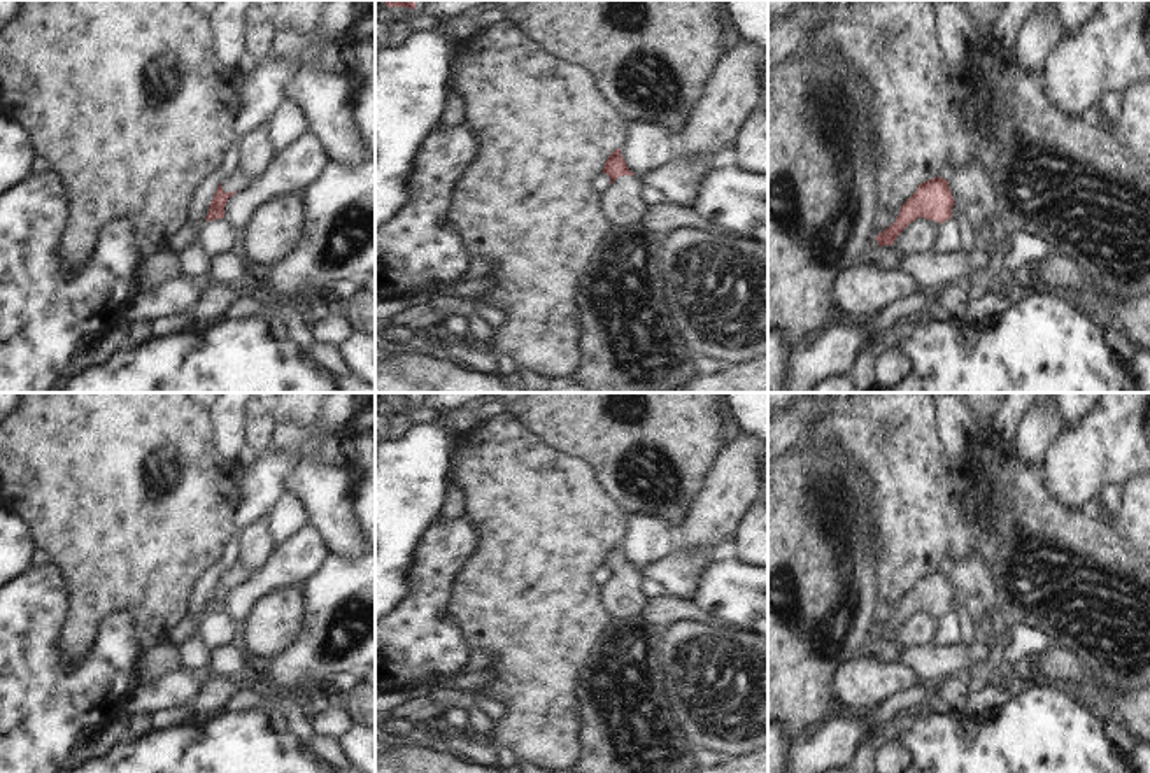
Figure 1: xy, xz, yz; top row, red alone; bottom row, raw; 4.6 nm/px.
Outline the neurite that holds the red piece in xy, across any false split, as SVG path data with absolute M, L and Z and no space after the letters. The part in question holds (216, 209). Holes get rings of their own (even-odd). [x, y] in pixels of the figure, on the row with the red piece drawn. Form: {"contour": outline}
{"contour": "M235 168L231 170L219 184L214 193L214 198L209 205L209 212L205 216L205 221L223 219L224 217L224 205L230 196L233 196L238 189L249 186L251 177Z"}

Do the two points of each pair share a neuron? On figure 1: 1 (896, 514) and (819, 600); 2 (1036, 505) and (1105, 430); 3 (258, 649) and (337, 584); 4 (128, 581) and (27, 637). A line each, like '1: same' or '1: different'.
1: different
2: different
3: different
4: different

